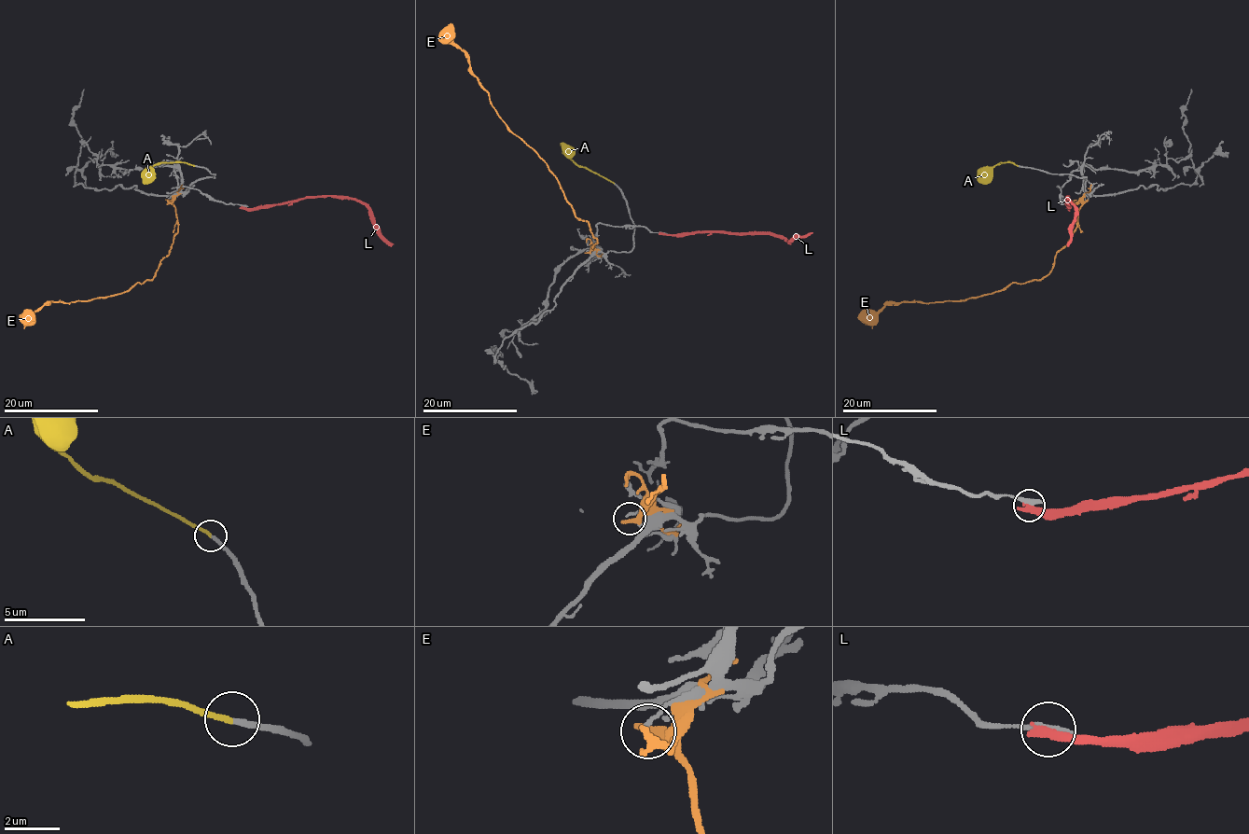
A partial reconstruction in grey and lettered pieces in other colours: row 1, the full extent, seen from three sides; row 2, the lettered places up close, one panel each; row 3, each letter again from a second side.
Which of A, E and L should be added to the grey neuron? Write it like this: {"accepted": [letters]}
{"accepted": ["A"]}

